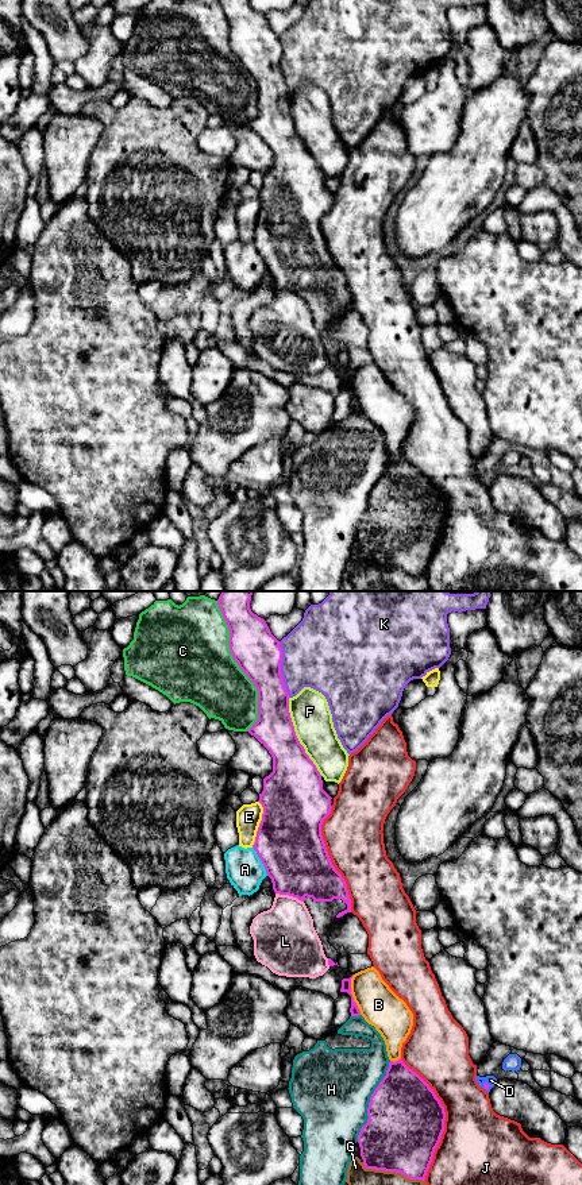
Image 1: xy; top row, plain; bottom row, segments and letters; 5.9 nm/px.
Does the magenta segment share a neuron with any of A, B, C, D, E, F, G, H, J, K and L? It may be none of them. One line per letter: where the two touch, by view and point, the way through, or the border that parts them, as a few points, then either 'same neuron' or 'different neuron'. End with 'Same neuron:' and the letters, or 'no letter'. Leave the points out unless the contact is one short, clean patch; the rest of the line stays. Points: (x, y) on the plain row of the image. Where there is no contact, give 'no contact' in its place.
A: xy (261, 255) | different neuron
B: xy (351, 390) | different neuron
C: xy (239, 62) | different neuron
D: xy (484, 481) | across xy (486, 481), (484, 481), (490, 475) | same neuron
E: xy (259, 219) | different neuron
F: xy (296, 132) | different neuron
G: xy (392, 566) | different neuron
H: xy (370, 497) | different neuron
J: xy (444, 514) | different neuron
K: xy (280, 65) | different neuron
L: xy (289, 290) | different neuron
Same neuron: D

